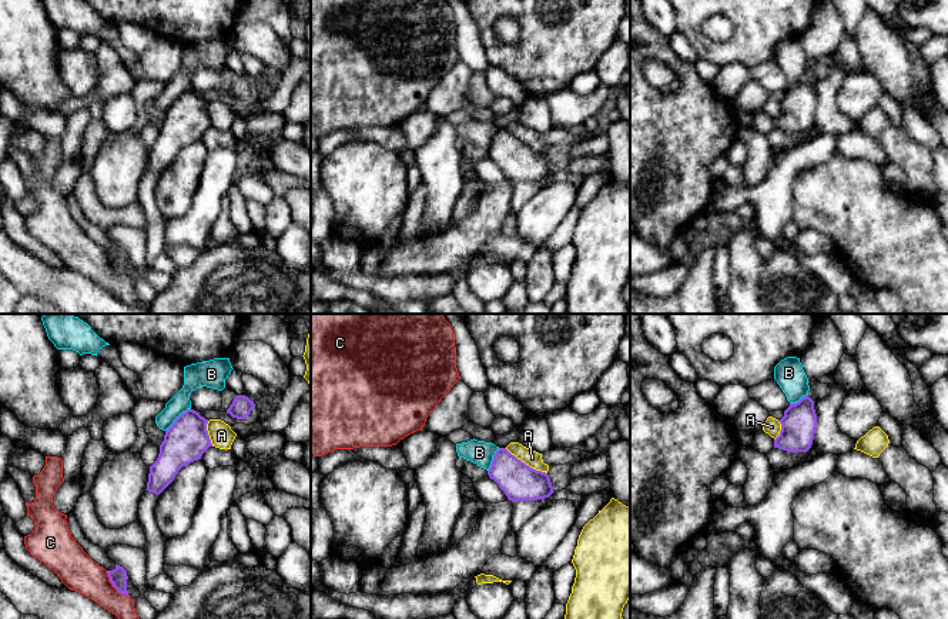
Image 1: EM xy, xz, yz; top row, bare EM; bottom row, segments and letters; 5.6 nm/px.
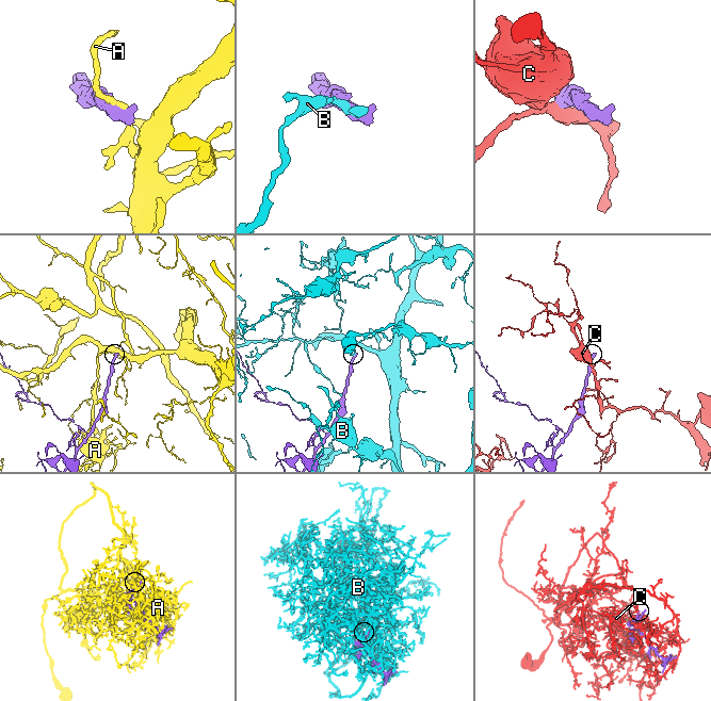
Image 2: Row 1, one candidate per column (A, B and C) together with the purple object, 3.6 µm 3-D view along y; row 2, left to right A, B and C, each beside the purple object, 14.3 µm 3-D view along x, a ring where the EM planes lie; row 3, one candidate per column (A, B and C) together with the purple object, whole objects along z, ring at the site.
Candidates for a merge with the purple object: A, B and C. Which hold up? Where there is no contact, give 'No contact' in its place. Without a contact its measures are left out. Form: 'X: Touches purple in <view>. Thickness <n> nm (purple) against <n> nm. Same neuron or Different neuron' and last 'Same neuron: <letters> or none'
A: Touches purple in xz. Thickness 200 nm (purple) against 90 nm. Different neuron
B: Touches purple in xy. Thickness 240 nm (purple) against 120 nm. Different neuron
C: Touches purple in xy. Thickness 100 nm (purple) against 220 nm. Different neuron
Same neuron: none

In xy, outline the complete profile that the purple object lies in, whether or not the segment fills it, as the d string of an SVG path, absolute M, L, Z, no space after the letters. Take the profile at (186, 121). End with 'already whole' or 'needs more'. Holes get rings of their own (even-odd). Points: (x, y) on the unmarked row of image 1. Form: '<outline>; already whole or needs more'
M187 90L174 101L165 111L157 141L150 147L145 171L160 175L182 147L201 140L212 127L207 104L208 100L194 90Z; already whole

